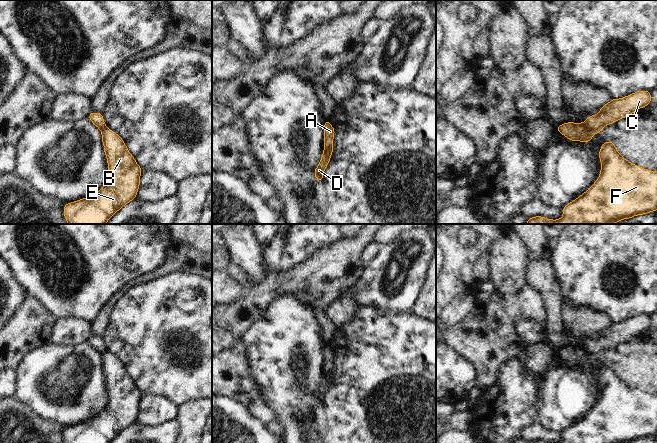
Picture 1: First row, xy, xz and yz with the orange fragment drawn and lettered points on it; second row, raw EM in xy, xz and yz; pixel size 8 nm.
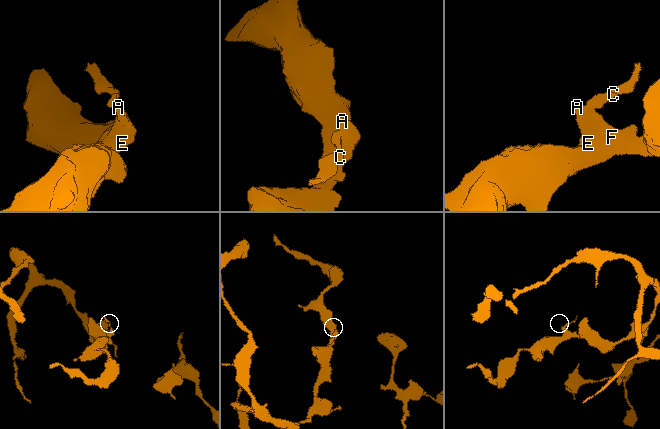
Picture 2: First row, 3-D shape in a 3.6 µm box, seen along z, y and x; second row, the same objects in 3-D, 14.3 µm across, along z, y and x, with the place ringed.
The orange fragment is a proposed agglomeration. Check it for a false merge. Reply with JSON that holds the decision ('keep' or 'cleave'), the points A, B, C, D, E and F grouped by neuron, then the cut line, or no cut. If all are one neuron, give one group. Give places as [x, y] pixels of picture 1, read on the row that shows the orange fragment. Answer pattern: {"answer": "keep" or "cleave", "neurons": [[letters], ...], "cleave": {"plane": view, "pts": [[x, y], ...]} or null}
{"answer": "cleave", "neurons": [["A", "B", "E", "F"], ["C", "D"]], "cleave": {"plane": "yz", "pts": [[584, 123], [595, 132]]}}

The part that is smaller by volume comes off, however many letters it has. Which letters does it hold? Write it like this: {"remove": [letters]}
{"remove": ["C", "D"]}

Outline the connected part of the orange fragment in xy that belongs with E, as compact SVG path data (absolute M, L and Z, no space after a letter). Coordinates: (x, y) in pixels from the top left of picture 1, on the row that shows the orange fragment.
M107 127L102 128L101 132L108 161L108 182L95 195L64 205L64 216L68 224L106 224L121 207L136 199L142 169L118 134Z

